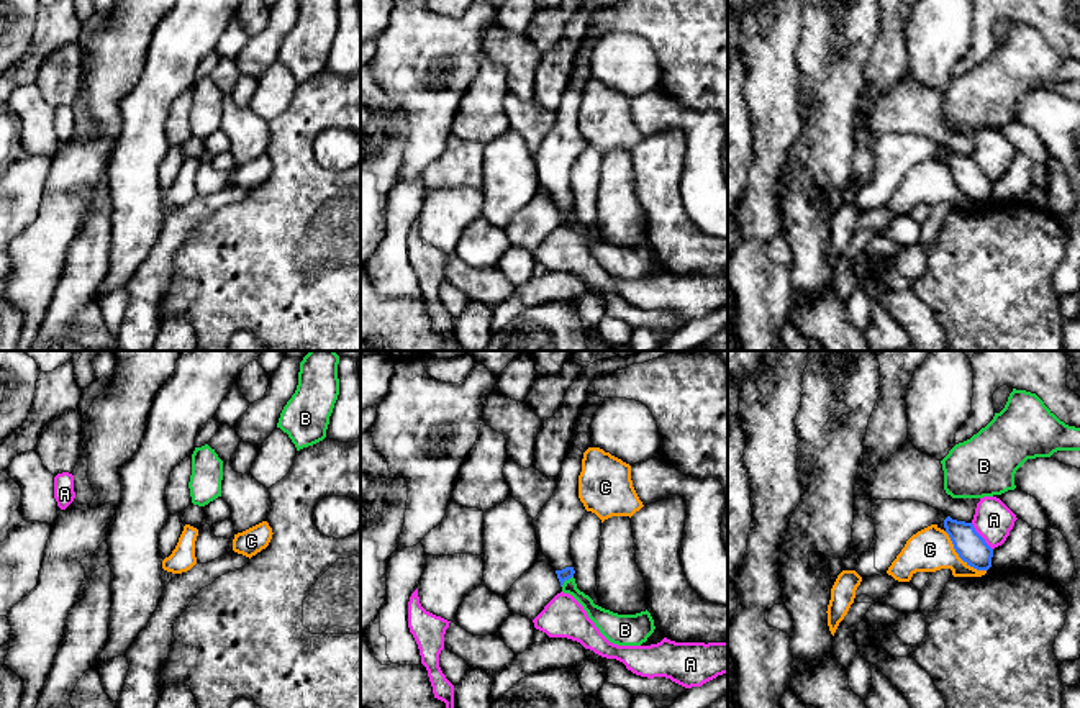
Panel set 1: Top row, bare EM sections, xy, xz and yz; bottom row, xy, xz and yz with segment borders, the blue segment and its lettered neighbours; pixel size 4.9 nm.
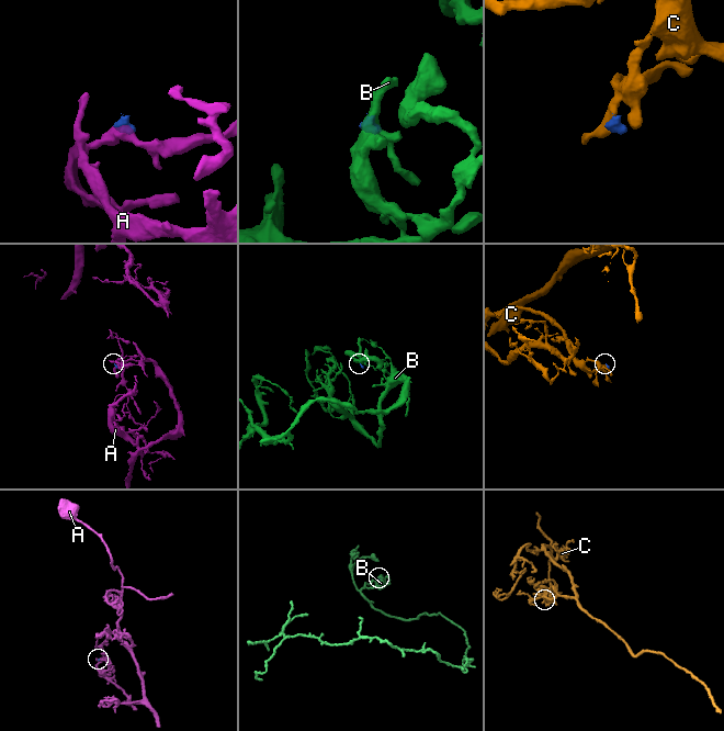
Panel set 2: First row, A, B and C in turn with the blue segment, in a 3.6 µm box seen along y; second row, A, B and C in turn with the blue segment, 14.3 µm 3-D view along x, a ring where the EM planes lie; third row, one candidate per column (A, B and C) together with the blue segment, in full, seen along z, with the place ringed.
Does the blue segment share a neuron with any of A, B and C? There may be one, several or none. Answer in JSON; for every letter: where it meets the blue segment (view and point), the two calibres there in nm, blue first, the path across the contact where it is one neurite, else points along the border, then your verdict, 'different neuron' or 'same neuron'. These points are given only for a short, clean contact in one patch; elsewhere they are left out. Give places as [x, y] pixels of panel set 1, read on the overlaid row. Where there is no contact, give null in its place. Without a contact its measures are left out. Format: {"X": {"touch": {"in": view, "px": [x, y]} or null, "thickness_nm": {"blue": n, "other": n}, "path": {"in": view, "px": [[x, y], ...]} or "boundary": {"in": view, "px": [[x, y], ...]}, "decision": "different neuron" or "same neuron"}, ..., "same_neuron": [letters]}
{"A": {"touch": {"in": "yz", "px": [980, 536]}, "thickness_nm": {"blue": 150, "other": 190}, "boundary": {"in": "yz", "px": [[971, 523], [992, 549]]}, "decision": "different neuron"}, "B": {"touch": {"in": "xz", "px": [566, 579]}, "thickness_nm": {"blue": 60, "other": 90}, "boundary": {"in": "xz", "px": [[572, 576], [561, 585]]}, "decision": "different neuron"}, "C": {"touch": {"in": "yz", "px": [961, 558]}, "thickness_nm": {"blue": 150, "other": 220}, "boundary": {"in": "yz", "px": [[944, 531], [954, 551], [964, 561], [985, 571]]}, "decision": "different neuron"}, "same_neuron": []}

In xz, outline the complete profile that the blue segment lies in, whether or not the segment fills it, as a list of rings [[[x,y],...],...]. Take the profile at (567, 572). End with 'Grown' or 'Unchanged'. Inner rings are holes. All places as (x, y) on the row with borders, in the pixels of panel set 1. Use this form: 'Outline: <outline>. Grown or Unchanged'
Outline: [[[572,444],[556,477],[554,495],[533,520],[539,551],[549,559],[560,587],[575,574],[570,538],[587,511],[579,498],[582,459],[583,452]]]. Grown

